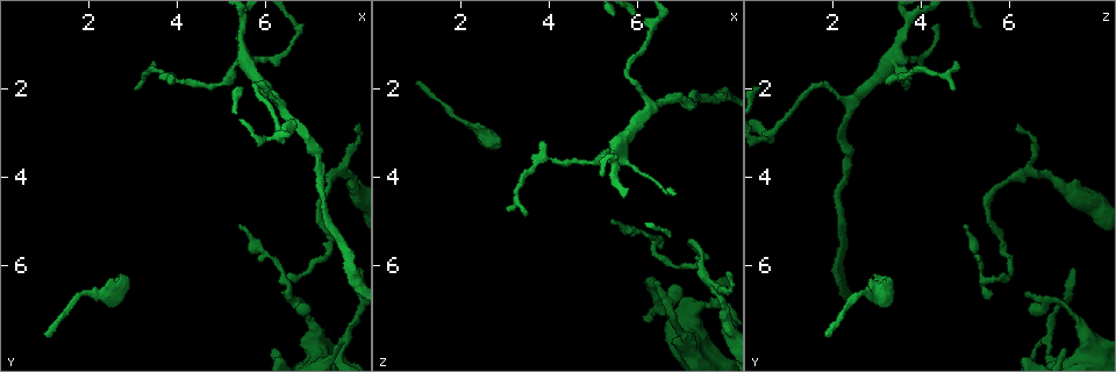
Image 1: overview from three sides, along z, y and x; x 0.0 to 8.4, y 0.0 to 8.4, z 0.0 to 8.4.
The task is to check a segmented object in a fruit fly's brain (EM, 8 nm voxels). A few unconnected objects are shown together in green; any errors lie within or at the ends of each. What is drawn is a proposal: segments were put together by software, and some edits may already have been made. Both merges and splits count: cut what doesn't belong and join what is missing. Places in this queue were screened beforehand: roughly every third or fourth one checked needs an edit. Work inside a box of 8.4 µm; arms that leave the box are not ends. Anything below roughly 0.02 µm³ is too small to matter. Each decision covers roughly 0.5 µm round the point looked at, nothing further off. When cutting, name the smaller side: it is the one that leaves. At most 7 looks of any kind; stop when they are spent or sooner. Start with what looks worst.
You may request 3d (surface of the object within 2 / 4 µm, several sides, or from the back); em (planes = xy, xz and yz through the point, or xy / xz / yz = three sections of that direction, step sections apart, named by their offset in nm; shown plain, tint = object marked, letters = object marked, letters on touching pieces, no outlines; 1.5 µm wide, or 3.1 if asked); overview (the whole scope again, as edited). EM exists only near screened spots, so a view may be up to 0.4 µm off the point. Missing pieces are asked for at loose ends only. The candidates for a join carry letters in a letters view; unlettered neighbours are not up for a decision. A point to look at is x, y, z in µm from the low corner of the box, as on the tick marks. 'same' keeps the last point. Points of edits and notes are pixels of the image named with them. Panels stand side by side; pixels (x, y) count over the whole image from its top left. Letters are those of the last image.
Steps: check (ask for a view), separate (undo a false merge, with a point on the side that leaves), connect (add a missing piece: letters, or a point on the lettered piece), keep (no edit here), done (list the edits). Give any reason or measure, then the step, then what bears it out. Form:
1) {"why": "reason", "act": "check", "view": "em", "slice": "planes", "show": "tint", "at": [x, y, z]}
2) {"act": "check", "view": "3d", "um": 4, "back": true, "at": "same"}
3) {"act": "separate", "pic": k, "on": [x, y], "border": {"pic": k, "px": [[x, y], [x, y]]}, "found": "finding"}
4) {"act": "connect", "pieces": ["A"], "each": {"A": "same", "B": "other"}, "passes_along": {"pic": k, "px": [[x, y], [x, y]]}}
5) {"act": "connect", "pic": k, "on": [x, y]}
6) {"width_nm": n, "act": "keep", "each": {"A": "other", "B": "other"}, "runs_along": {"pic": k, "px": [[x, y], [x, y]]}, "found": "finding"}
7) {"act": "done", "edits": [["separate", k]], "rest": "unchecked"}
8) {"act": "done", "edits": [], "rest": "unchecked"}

{"why": "tapers out", "act": "check", "view": "em", "slice": "planes", "show": "letters", "at": [5.40, 5.10, 5.00]}

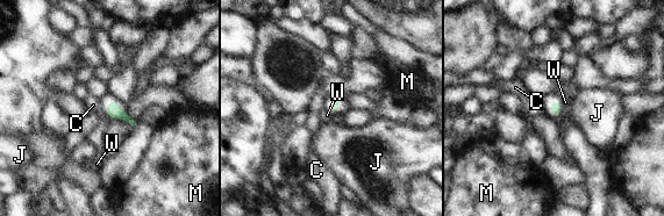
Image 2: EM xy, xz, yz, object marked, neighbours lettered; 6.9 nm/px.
{"act": "keep", "each": {"C": "other", "J": "other", "M": "other", "W": "other"}, "border": {"pic": 2, "px": [[554, 100], [561, 107], [555, 117]]}, "found": "no lettered piece goes on from it"}

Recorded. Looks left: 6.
{"why": "end of a long branch", "act": "check", "view": "3d", "um": 2, "at": [1.00, 7.55, 1.85]}

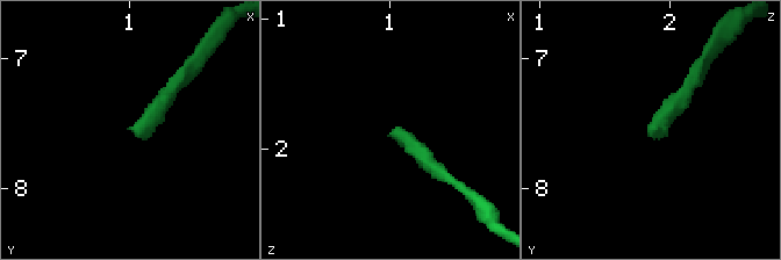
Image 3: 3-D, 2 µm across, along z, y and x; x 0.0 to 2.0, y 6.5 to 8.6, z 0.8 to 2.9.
{"act": "check", "view": "em", "slice": "planes", "show": "letters", "at": [1.04, 7.56, 1.84]}

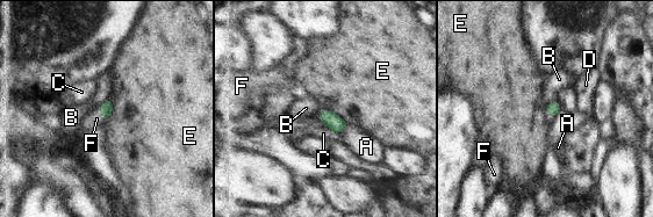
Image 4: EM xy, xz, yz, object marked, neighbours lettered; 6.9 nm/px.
{"width_nm": 90, "act": "connect", "pic": 4, "on": [94, 117], "each": {"A": "other", "B": "other", "C": "other", "D": "other", "E": "other", "F": "same"}, "passes_along": {"pic": 4, "px": [[106, 108], [101, 113], [94, 117]]}, "found": "the neuron continues"}

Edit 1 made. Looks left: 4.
{"why": "see it whole again", "act": "check", "view": "overview"}

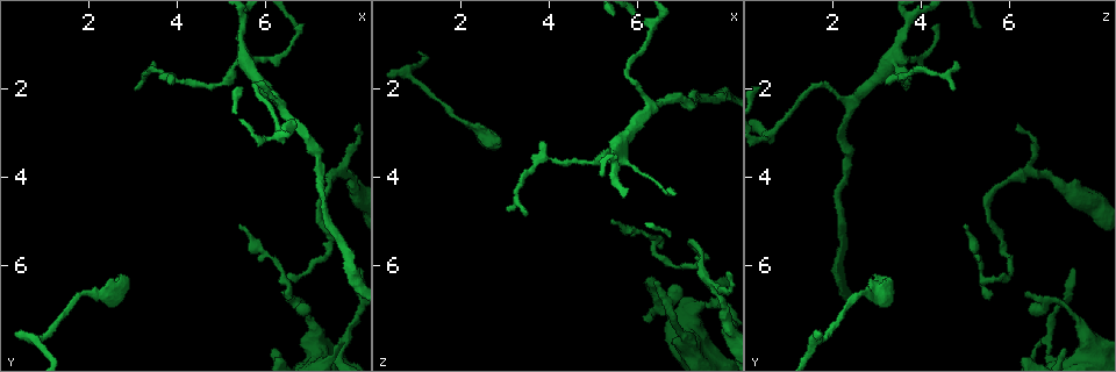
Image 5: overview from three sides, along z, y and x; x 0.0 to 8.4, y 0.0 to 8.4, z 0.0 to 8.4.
{"act": "check", "view": "em", "slice": "planes", "show": "plain", "at": [6.50, 6.65, 5.70]}

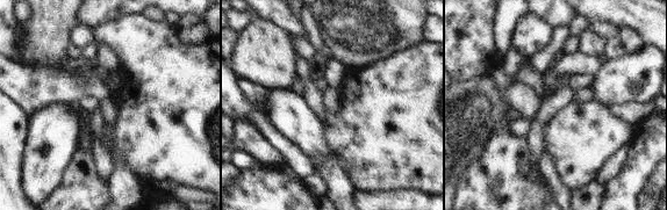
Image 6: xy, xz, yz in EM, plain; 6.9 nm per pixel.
{"why": "where the object lies", "act": "check", "view": "em", "slice": "planes", "show": "tint", "at": "same"}

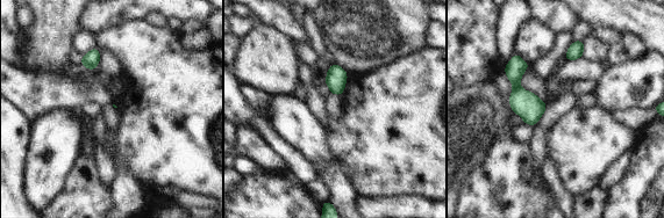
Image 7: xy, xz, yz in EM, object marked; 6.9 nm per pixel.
{"act": "check", "view": "em", "slice": "planes", "show": "letters", "at": "same"}

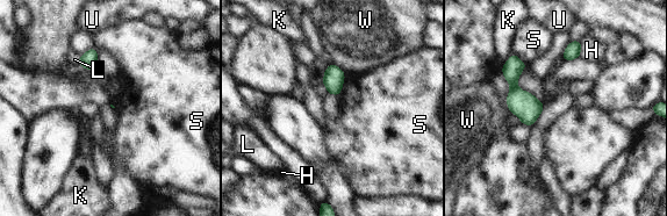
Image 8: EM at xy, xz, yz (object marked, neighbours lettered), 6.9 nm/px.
{"act": "keep", "each": {"H": "other", "K": "other", "L": "other", "S": "other", "U": "other", "W": "other"}, "border": {"pic": 8, "px": [[514, 52], [526, 65]]}, "found": "none of them fits"}

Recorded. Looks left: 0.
{"act": "done", "edits": [["connect", 4]], "rest": "unchecked"}

